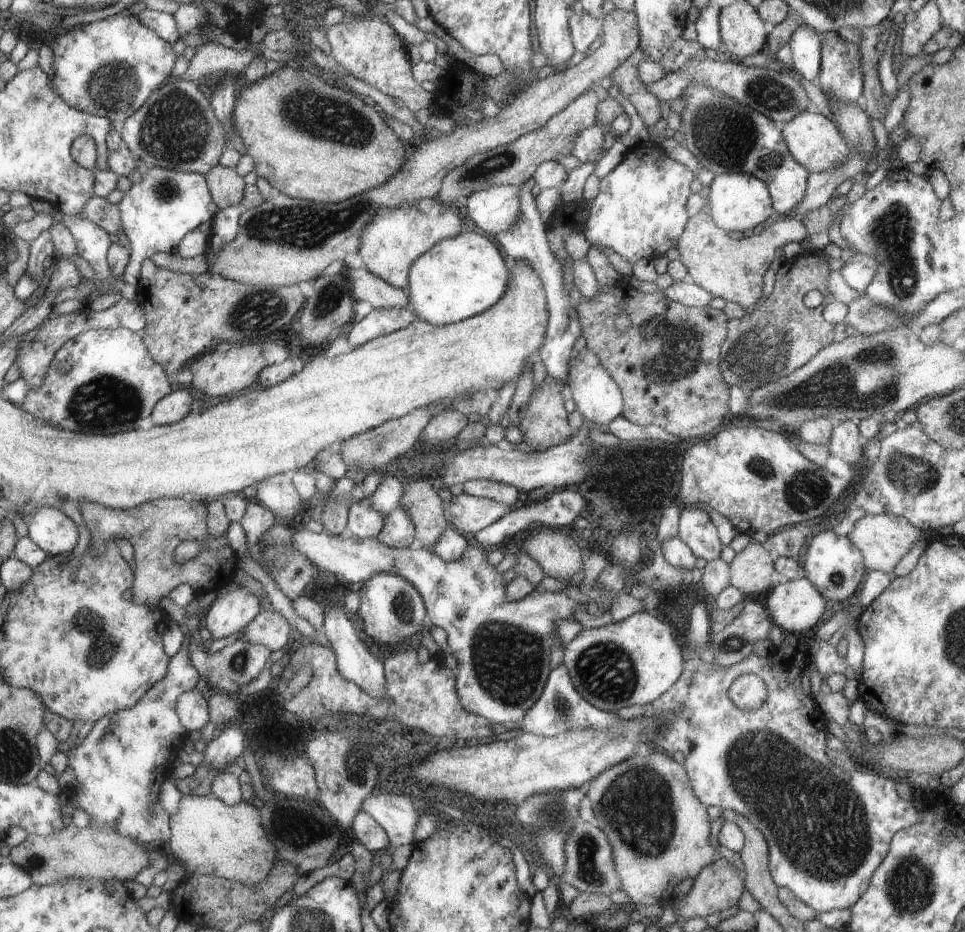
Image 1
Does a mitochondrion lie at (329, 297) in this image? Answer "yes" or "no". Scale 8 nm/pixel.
yes

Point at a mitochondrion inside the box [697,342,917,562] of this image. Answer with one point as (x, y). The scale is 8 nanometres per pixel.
(804, 491)

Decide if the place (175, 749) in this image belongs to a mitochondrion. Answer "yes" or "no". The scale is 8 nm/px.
no

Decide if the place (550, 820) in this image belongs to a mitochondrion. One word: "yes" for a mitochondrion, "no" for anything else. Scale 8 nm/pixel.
yes

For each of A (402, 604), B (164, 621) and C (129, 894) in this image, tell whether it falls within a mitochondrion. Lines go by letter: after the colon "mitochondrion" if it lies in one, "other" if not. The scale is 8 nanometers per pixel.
A: mitochondrion
B: other
C: other

